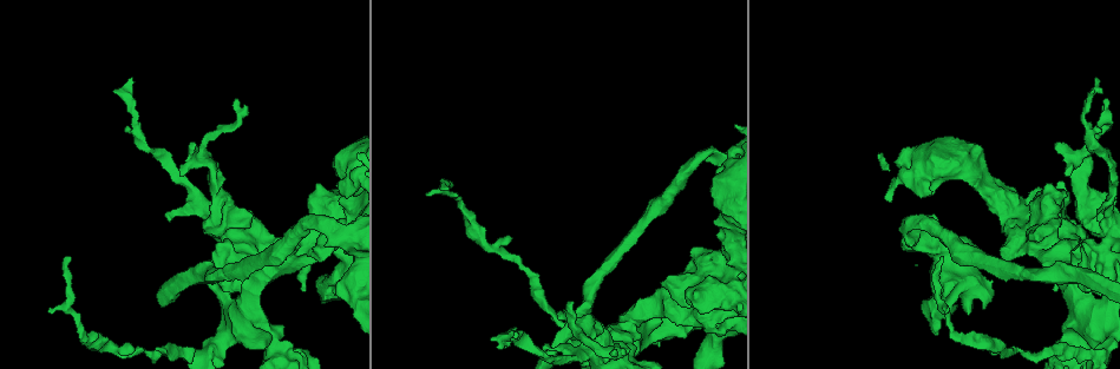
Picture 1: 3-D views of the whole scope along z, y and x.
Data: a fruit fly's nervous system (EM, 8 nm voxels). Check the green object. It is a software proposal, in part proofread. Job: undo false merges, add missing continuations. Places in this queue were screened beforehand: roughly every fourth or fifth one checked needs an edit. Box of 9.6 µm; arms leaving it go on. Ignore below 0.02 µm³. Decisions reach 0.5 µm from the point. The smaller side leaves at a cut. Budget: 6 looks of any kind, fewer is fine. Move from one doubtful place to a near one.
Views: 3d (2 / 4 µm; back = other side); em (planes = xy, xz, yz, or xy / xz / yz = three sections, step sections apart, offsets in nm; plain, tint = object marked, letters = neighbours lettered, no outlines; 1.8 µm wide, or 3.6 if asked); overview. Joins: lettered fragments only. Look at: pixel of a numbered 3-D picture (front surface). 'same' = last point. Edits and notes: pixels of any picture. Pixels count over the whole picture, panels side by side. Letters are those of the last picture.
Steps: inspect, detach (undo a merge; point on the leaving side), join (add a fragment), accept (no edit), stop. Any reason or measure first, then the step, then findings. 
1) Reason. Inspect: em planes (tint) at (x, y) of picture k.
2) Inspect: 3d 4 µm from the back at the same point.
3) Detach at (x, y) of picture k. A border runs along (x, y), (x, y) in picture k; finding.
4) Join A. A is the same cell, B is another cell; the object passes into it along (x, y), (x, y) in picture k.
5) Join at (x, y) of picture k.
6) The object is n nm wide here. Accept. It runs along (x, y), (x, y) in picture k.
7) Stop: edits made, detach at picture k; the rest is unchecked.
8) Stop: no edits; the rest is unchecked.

Calibre changes. Inspect: em 3.6 µm planes (letters) at (922, 188) of picture 1.

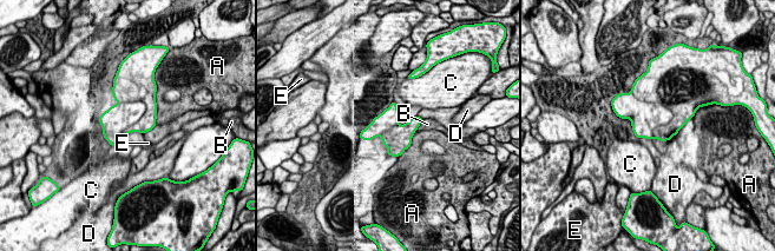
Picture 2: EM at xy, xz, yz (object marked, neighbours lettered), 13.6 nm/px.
Detach at (123, 116) of picture 2. A, B, C, D and E are other cells; a second cell is stuck on.

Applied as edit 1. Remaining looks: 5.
Abrupt turn. Inspect: 3d 4 µm at (699, 277) of picture 1.

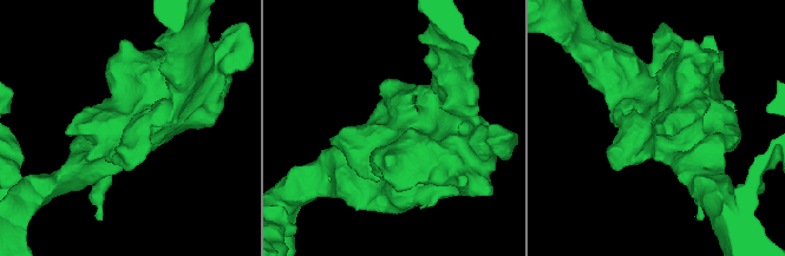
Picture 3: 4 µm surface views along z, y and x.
Inspect: em 3.6 µm planes (letters) at (397, 132) of picture 3.

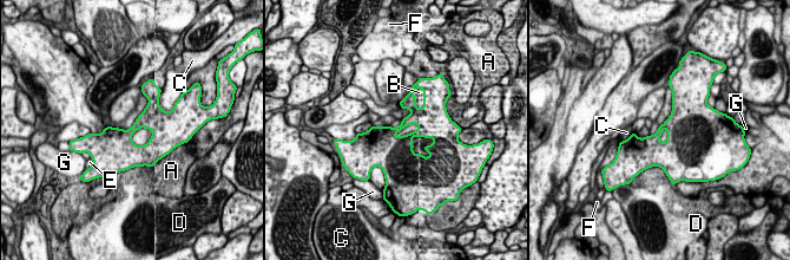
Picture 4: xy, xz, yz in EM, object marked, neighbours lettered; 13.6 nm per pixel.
The object is 220 nm wide here. Join B. B is the same cell, A, C, D, E, F and G are other cells; it goes on there.

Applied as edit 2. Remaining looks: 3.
See it whole again. Inspect: overview.

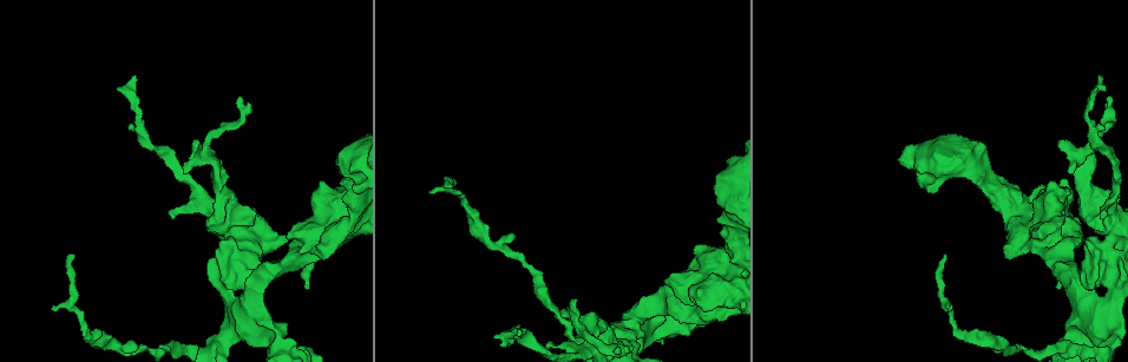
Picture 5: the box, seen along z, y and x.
Inspect: em 3.6 µm planes (letters) at (946, 258) of picture 5.

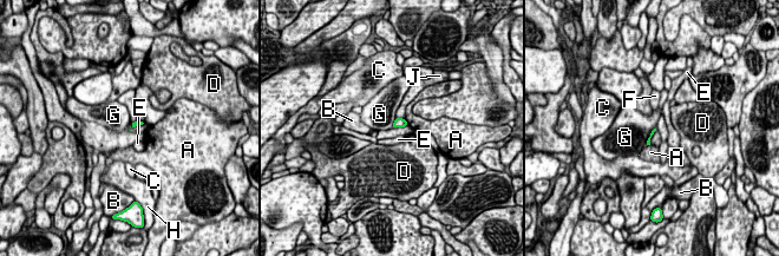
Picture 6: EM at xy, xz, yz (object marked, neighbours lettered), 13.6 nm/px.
Accept. A, B, C, D, E, F, G, H and J are other cells; a border runs along (655, 128), (646, 144) in picture 6; none of them fits.

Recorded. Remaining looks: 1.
Stop: edits made, detach at picture 2, join at picture 4; the rest is unchecked.

